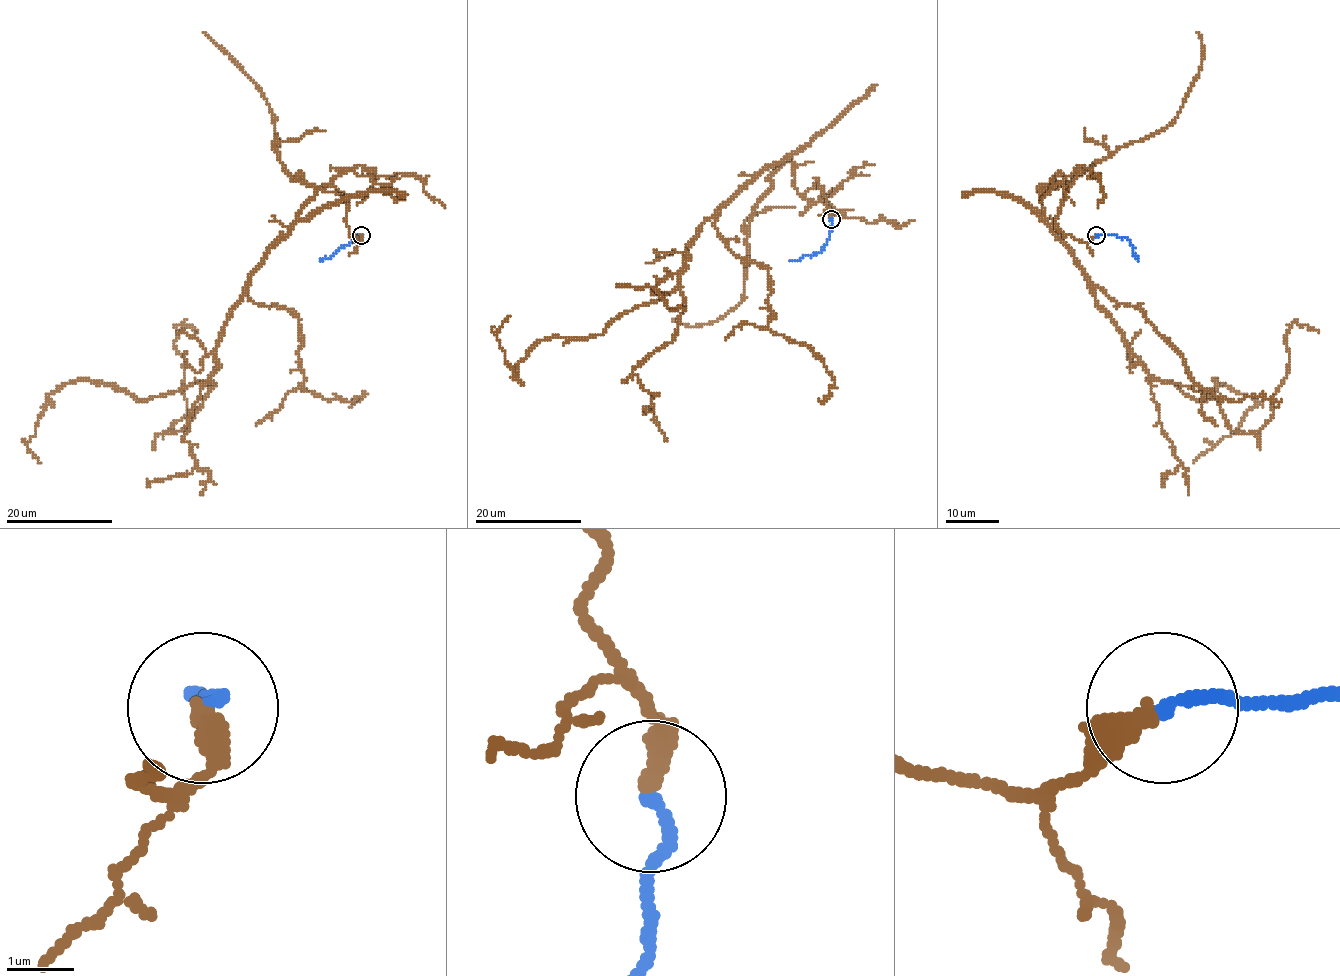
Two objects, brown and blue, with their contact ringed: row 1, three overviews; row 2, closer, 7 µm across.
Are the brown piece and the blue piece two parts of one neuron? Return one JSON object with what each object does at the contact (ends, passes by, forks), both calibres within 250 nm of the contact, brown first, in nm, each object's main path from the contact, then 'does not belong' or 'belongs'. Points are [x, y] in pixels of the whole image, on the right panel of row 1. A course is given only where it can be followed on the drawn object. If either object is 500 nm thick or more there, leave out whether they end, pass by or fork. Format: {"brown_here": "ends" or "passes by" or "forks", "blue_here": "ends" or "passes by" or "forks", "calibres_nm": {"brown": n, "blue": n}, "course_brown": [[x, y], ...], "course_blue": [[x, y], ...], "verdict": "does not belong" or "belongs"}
{"brown_here": "ends", "blue_here": "ends", "calibres_nm": {"brown": 380, "blue": 200}, "course_brown": [[1096, 235], [1056, 224], [1071, 184], [1039, 190], [1152, 376], [1206, 401], [1214, 380], [1255, 404], [1194, 463]], "course_blue": [[1096, 235], [1125, 236], [1133, 247], [1137, 262]], "verdict": "belongs"}

